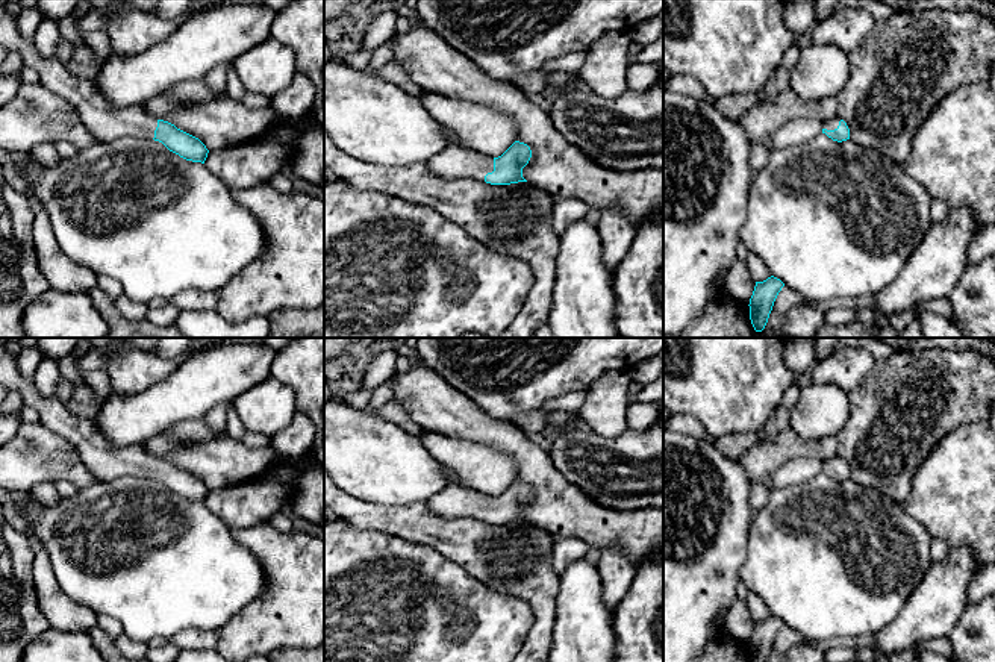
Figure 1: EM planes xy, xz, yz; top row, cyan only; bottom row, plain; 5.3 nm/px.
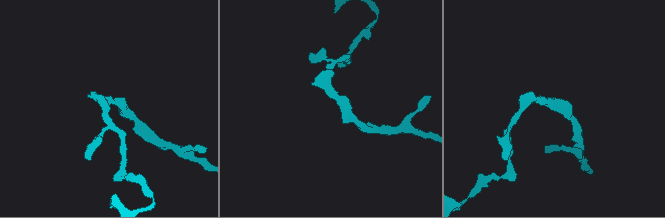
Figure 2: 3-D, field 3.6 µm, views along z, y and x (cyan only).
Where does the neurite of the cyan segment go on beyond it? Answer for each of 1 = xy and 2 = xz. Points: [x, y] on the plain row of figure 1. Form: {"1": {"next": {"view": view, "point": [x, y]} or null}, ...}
{"1": {"next": {"view": "xy", "point": [106, 462]}}, "2": {"next": {"view": "xz", "point": [455, 502]}}}

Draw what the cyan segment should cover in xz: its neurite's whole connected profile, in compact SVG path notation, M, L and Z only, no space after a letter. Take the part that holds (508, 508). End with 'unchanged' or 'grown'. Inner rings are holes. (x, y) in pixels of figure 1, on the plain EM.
M515 480L501 495L489 497L460 485L447 486L430 498L427 509L442 518L473 517L491 524L510 524L527 521L522 507L529 503L532 489L527 483Z; grown

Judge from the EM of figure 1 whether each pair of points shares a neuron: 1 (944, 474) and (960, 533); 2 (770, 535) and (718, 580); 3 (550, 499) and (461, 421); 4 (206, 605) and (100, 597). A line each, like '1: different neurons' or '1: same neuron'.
1: same neuron
2: different neurons
3: same neuron
4: same neuron

